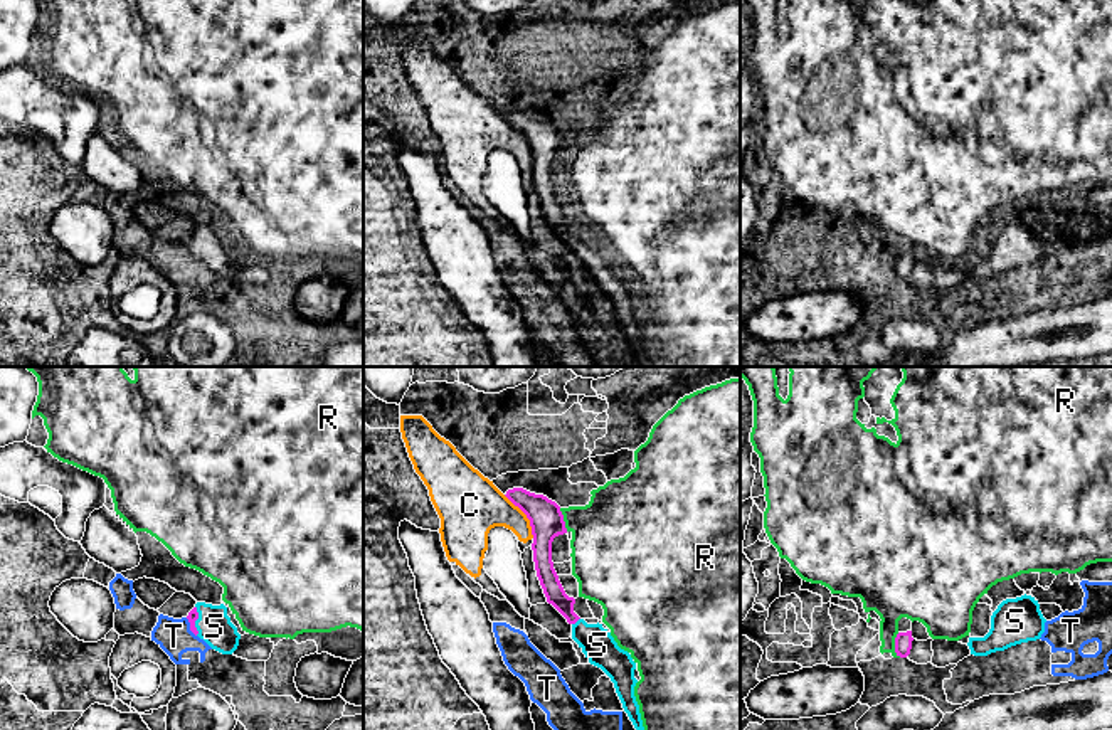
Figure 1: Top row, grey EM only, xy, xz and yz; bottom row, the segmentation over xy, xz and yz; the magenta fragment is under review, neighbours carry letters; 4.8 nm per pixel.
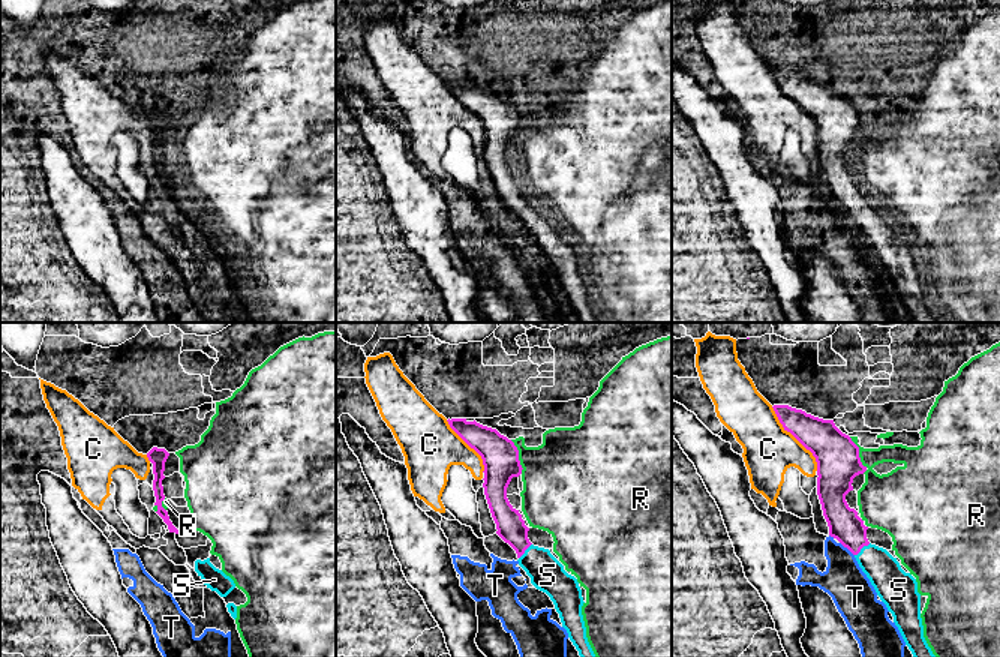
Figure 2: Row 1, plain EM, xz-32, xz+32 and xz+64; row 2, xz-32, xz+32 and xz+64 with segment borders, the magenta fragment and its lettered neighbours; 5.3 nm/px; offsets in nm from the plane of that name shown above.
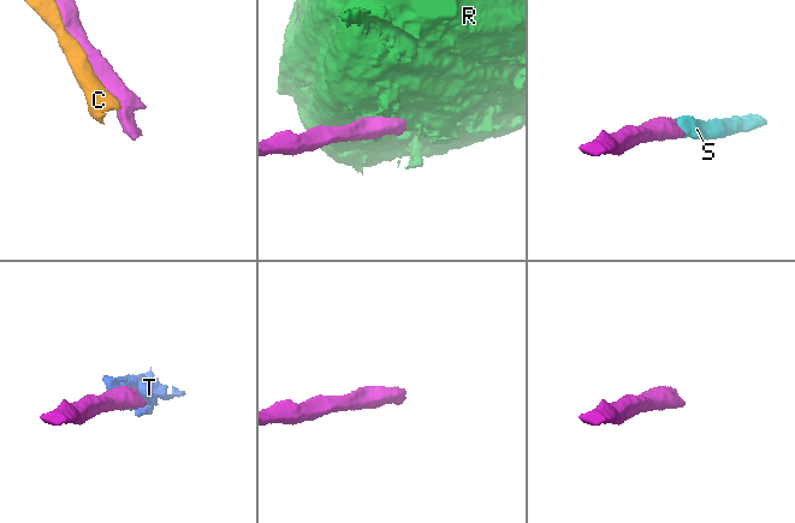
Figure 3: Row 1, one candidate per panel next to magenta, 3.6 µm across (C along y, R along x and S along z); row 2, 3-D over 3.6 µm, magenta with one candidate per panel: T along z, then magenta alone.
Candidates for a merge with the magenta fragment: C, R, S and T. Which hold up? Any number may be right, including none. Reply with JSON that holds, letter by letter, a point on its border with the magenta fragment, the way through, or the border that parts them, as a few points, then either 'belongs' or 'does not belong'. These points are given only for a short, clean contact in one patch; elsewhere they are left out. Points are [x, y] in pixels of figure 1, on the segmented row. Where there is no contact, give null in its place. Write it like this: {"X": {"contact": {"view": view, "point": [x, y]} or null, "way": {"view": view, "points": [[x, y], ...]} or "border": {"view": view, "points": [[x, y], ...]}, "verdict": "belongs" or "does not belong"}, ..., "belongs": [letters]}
{"C": {"contact": {"view": "xz", "point": [525, 513]}, "verdict": "does not belong"}, "R": {"contact": {"view": "yz", "point": [895, 645]}, "verdict": "does not belong"}, "S": {"contact": {"view": "xy", "point": [195, 619]}, "way": {"view": "xy", "points": [[192, 616], [195, 619], [204, 619], [214, 626]]}, "verdict": "belongs"}, "T": {"contact": {"view": "xy", "point": [190, 628]}, "border": {"view": "xy", "points": [[185, 618], [195, 636]]}, "verdict": "does not belong"}, "belongs": ["S"]}

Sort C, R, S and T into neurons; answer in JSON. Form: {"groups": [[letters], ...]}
{"groups": [["C", "T"], ["R"], ["S"]]}

